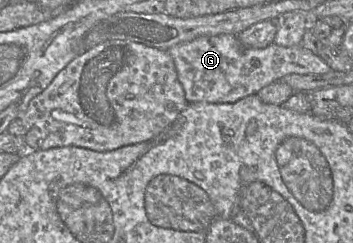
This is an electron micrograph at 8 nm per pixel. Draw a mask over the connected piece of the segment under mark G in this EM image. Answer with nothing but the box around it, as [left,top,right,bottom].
[167,34,331,103]

